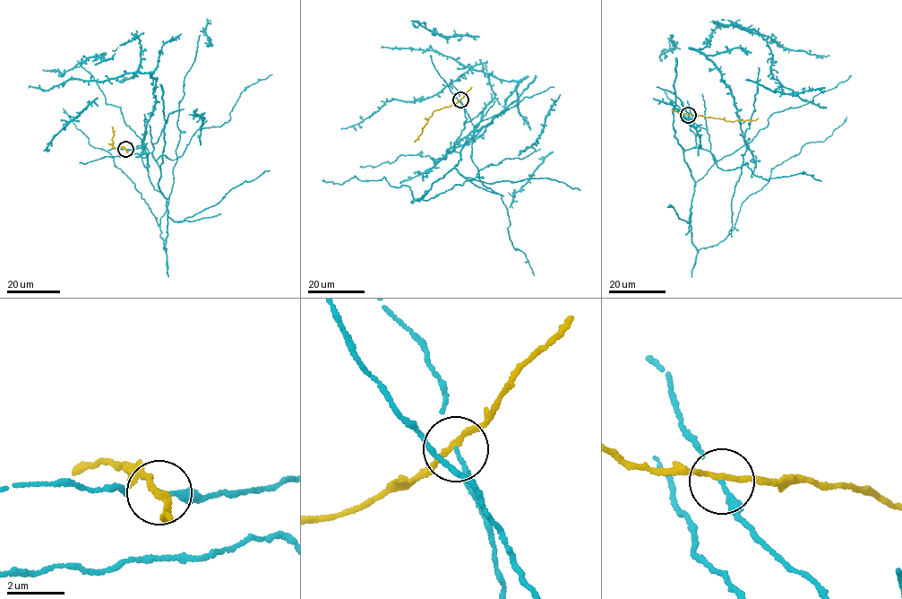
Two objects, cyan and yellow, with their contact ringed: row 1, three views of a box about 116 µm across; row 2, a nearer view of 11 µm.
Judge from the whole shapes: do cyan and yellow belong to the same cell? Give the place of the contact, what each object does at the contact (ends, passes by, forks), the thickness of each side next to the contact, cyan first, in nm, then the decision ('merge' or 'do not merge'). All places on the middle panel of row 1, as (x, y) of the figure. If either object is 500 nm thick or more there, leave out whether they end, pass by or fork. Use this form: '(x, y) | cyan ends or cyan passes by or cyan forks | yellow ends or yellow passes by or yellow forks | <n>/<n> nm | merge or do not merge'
(460, 99) | cyan ends | yellow passes by | 160/160 nm | do not merge

